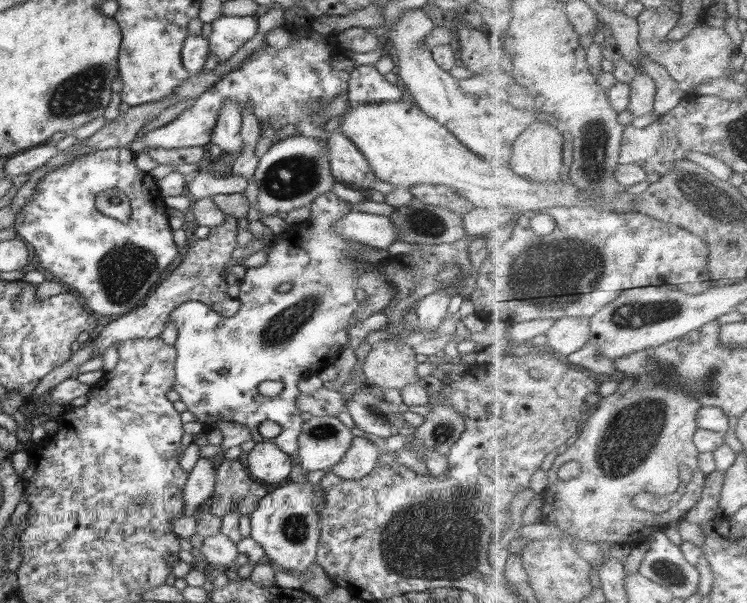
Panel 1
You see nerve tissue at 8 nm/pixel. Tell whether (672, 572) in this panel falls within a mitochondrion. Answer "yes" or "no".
yes

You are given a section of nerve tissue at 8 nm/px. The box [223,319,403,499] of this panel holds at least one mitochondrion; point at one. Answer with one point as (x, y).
(322, 431)

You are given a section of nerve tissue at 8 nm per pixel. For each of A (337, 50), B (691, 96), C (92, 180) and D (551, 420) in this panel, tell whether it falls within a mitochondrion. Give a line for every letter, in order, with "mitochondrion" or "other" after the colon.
A: other
B: other
C: other
D: other

